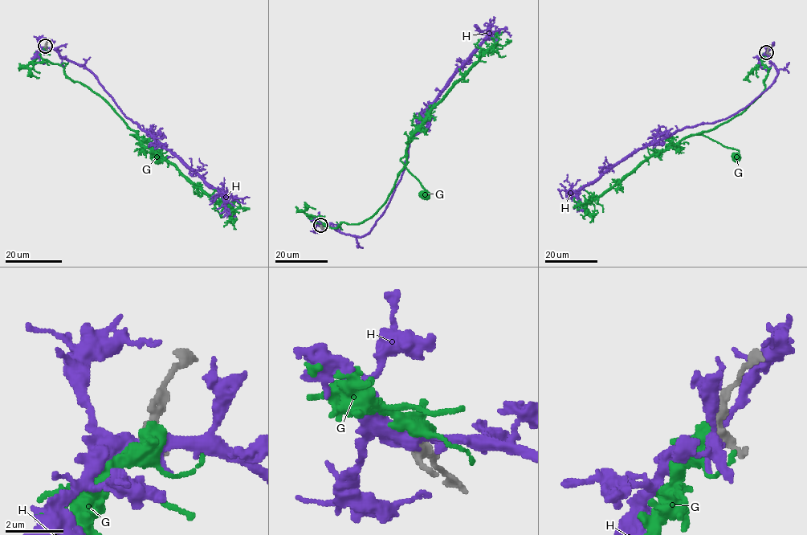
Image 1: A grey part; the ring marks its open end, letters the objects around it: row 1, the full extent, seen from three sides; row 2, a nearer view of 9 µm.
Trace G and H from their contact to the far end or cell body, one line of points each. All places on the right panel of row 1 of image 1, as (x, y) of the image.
G: (766, 52), (762, 62), (768, 68), (759, 96), (740, 113), (696, 134), (737, 149), (735, 158)
H: (766, 52), (778, 75), (744, 108), (724, 119), (682, 128), (646, 144), (586, 185), (561, 190), (563, 198)

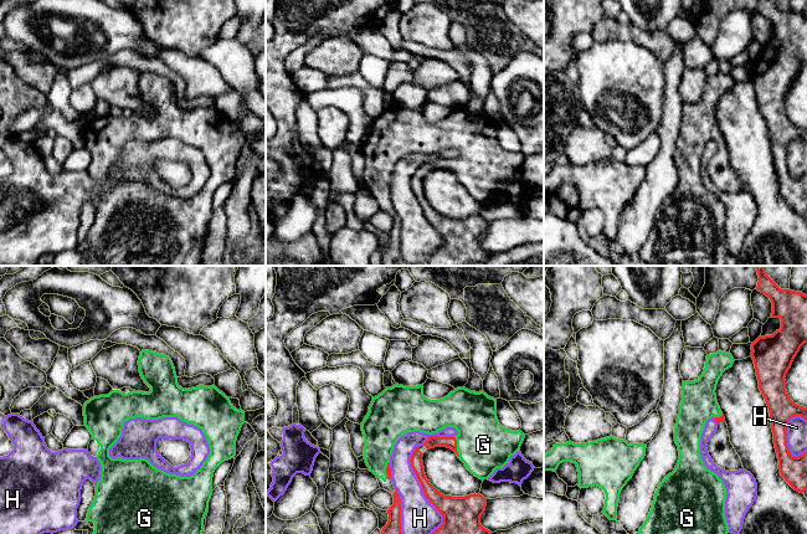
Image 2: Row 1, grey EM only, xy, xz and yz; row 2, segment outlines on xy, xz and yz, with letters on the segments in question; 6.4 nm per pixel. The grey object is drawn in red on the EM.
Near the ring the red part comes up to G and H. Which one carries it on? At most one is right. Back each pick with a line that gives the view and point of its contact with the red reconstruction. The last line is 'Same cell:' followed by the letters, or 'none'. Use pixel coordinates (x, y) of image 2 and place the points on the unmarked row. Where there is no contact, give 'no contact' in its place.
G: contact xz (456, 168)
Same cell: G

